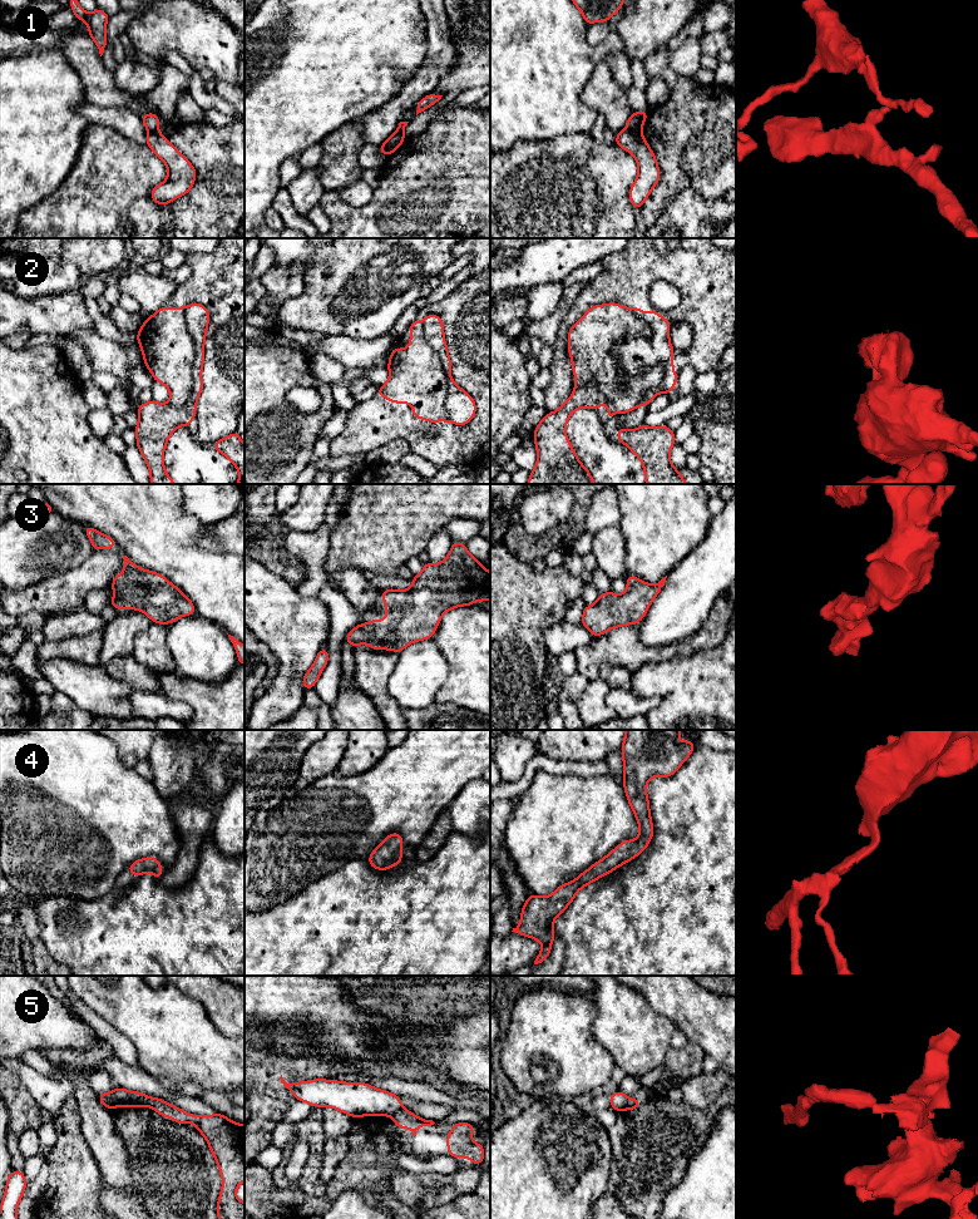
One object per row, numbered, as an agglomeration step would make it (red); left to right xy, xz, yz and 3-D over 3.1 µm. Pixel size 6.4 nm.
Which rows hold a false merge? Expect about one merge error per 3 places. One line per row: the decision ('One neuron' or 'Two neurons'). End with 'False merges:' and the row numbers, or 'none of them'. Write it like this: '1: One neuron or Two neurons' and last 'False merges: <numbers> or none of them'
1: Two neurons
2: Two neurons
3: One neuron
4: One neuron
5: Two neurons
False merges: 1, 2, 5

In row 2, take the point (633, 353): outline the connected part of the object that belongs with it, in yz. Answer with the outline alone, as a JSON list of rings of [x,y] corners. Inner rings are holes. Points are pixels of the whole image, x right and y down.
[[[628,307],[639,320],[652,330],[649,337],[627,335],[612,349],[618,366],[623,374],[639,376],[644,367],[662,365],[665,376],[660,385],[639,398],[636,408],[648,405],[656,394],[673,391],[673,384],[678,383],[678,375],[673,371],[673,346],[670,344],[670,320],[660,316],[656,309],[642,312],[639,307]]]

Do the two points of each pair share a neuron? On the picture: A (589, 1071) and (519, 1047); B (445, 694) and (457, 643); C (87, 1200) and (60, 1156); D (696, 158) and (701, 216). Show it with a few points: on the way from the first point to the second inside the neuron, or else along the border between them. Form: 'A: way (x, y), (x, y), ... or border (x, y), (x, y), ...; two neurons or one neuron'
A: way (572, 1062), (558, 1059), (546, 1047), (537, 1047); one neuron
B: way (457, 681), (457, 656); one neuron
C: way (75, 1189), (72, 1168); one neuron
D: border (721, 197), (702, 198), (683, 188), (670, 200); two neurons

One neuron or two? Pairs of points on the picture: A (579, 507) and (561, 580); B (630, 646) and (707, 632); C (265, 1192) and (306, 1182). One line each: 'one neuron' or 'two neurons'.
A: two neurons
B: one neuron
C: two neurons

